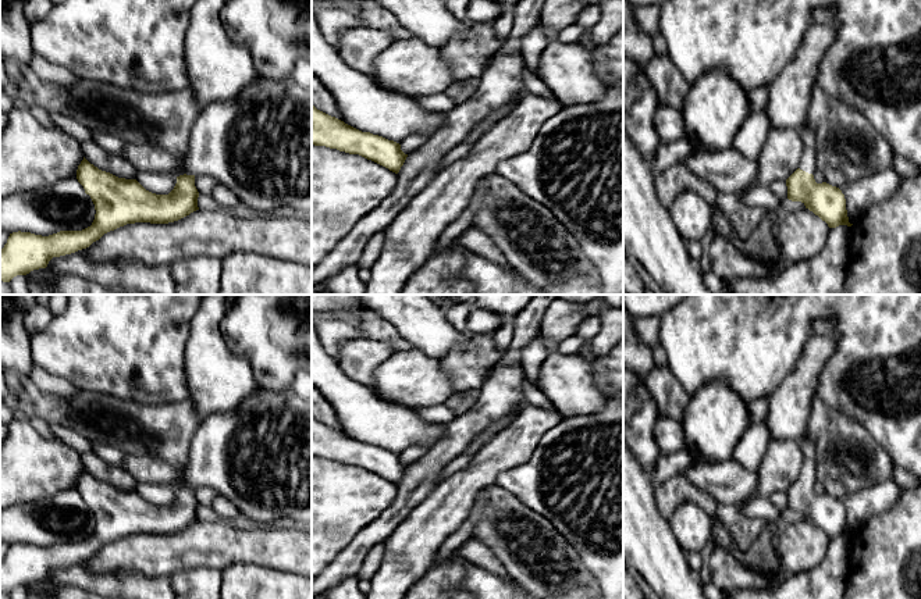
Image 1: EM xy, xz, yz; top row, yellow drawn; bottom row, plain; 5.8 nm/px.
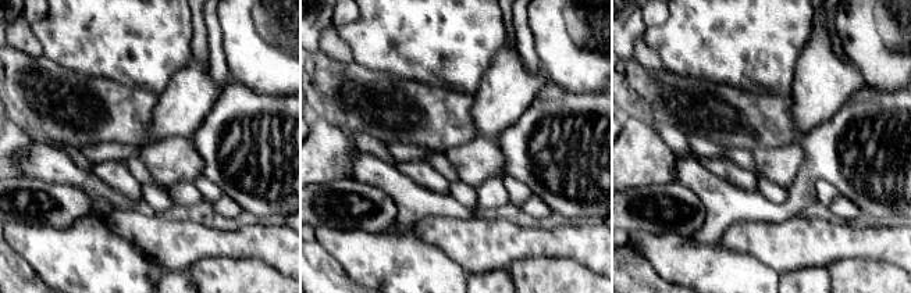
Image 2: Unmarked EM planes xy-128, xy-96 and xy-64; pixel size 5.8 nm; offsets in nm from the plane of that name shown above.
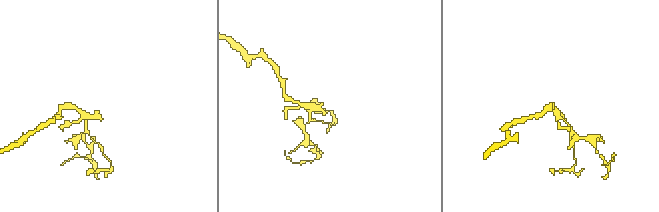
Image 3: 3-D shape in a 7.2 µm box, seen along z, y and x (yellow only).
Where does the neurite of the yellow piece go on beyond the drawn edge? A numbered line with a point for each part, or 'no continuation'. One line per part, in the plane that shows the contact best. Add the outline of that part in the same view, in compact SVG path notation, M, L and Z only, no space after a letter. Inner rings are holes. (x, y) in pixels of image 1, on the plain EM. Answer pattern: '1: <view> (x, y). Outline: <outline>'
1: yz (809, 471). Outline: M804 436L800 441L800 449L801 449L801 454L804 457L804 463L803 463L803 467L800 470L799 479L808 484L808 485L814 485L818 481L815 443L812 439Z

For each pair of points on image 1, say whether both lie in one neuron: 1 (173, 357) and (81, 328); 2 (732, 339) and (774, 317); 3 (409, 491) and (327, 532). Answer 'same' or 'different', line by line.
1: same
2: same
3: different

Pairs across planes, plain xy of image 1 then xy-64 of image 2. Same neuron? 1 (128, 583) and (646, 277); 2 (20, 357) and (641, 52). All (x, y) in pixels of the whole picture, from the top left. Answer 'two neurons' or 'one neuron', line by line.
1: two neurons
2: two neurons

